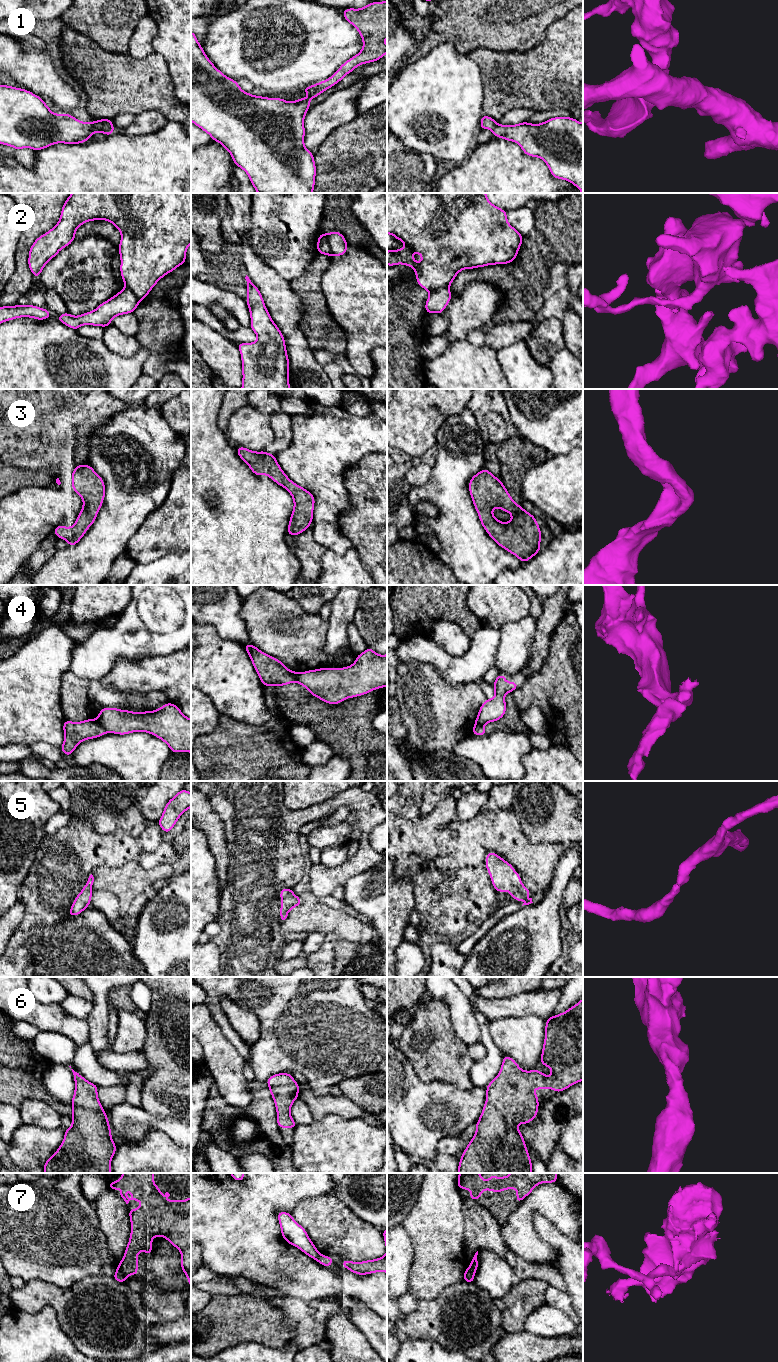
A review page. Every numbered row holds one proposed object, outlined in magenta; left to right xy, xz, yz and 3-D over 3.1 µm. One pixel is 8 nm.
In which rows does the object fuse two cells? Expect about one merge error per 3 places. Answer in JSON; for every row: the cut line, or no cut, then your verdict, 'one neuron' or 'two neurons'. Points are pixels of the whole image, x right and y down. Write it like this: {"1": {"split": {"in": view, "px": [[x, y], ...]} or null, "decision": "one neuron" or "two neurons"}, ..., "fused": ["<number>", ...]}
{"1": {"split": {"in": "xy", "px": [[92, 122], [99, 128], [113, 128]]}, "decision": "two neurons"}, "2": {"split": {"in": "xz", "px": [[323, 234], [330, 255]]}, "decision": "two neurons"}, "3": {"split": null, "decision": "one neuron"}, "4": {"split": {"in": "xy", "px": [[95, 720], [107, 731]]}, "decision": "two neurons"}, "5": {"split": null, "decision": "one neuron"}, "6": {"split": null, "decision": "one neuron"}, "7": {"split": {"in": "xy", "px": [[119, 1265], [126, 1278]]}, "decision": "two neurons"}, "fused": ["1", "2", "4", "7"]}

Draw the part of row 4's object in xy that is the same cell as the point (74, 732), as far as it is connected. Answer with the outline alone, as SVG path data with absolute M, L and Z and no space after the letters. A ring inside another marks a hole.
M87 719L81 722L65 720L63 730L64 742L60 749L68 757L82 741L97 738L107 733L103 726L94 719Z

